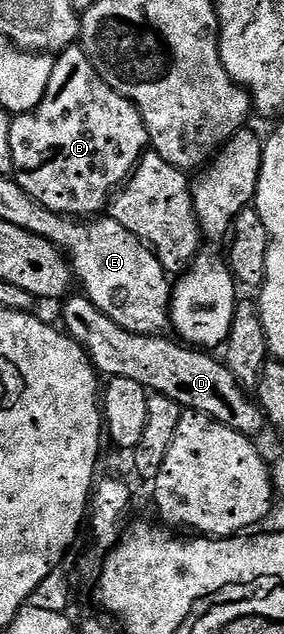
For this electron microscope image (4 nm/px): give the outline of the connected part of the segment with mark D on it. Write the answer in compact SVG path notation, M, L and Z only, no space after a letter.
M75 294L62 300L61 327L73 341L82 345L100 376L112 379L129 377L129 381L137 381L137 385L146 387L148 392L164 395L188 411L200 411L202 415L248 437L256 437L268 430L267 416L258 402L234 379L223 361L211 356L214 354L163 335L129 333L121 329L117 321L109 321L109 317L97 310L86 295Z

